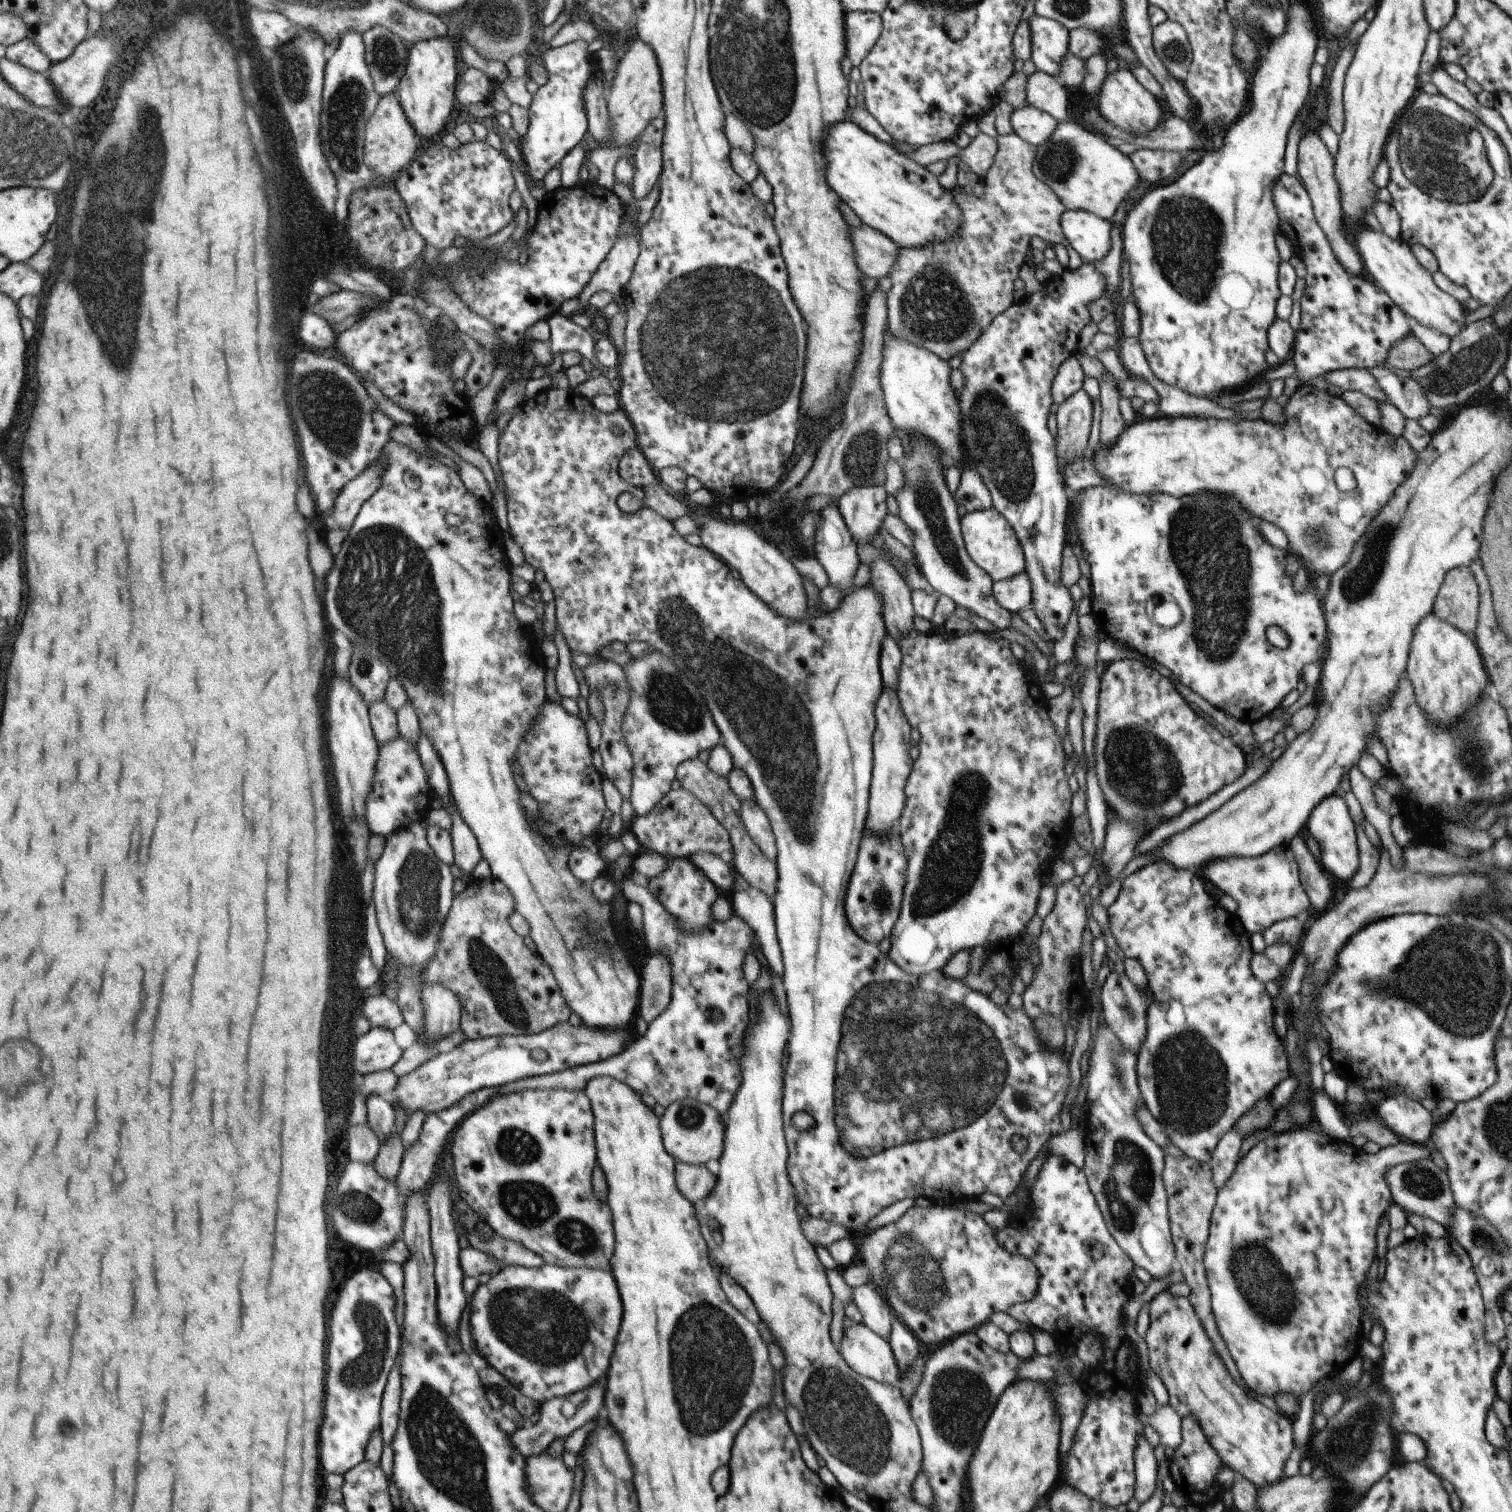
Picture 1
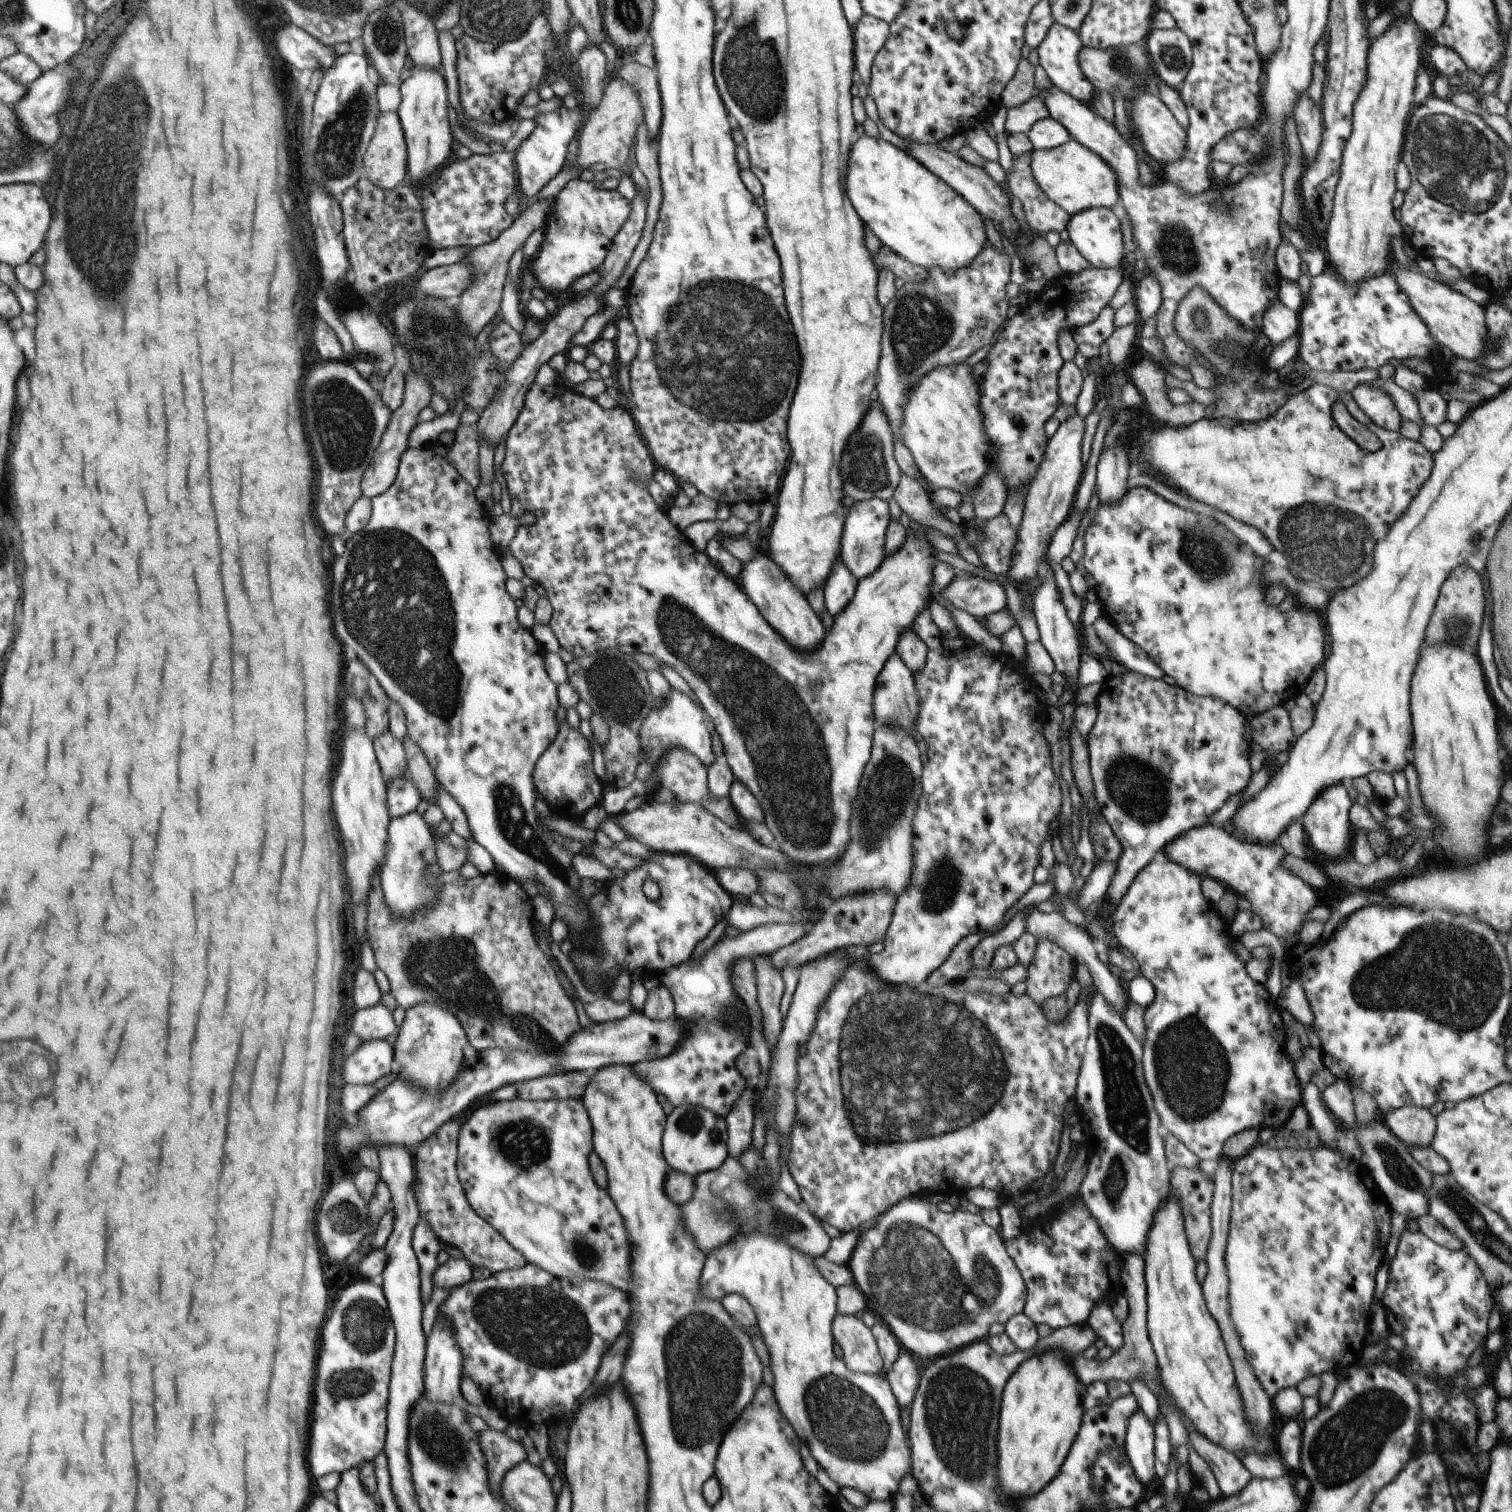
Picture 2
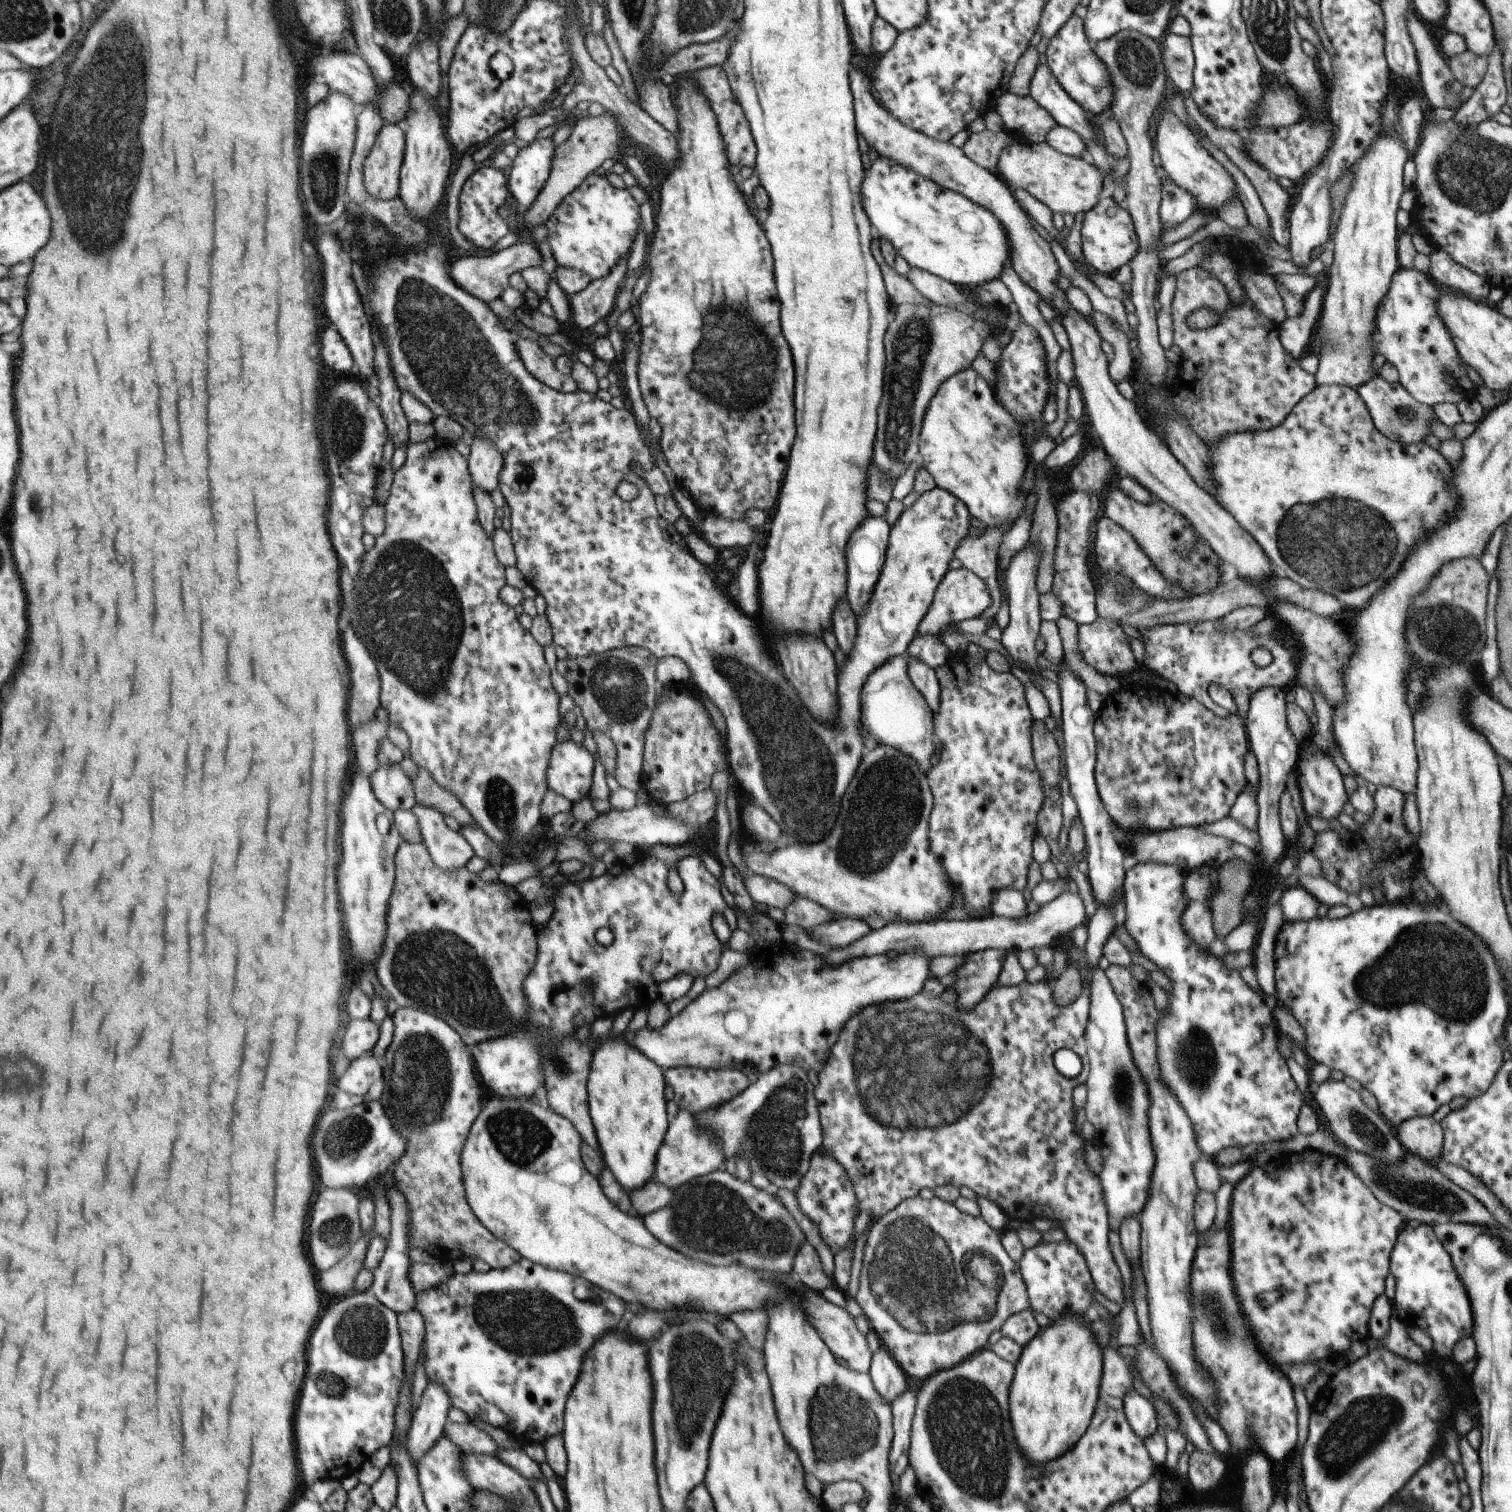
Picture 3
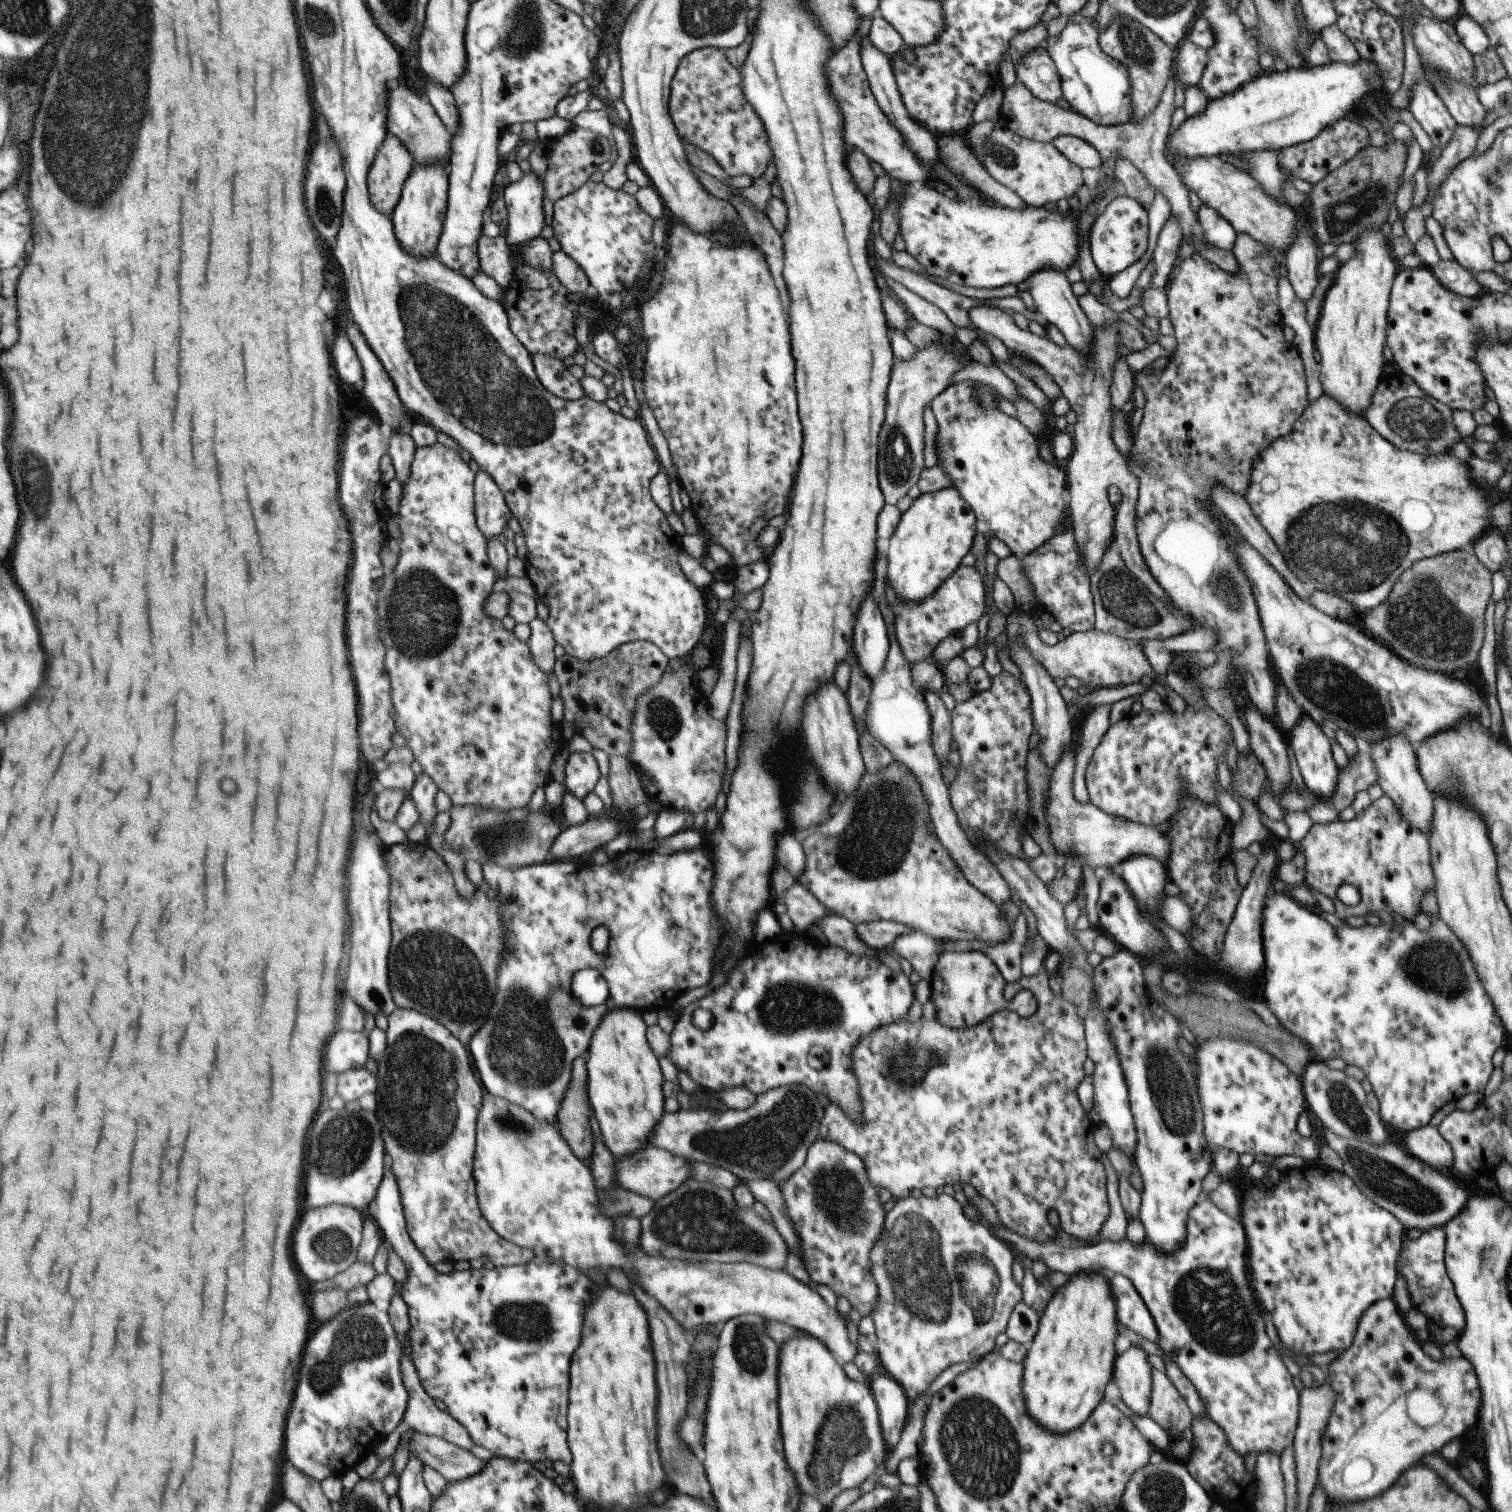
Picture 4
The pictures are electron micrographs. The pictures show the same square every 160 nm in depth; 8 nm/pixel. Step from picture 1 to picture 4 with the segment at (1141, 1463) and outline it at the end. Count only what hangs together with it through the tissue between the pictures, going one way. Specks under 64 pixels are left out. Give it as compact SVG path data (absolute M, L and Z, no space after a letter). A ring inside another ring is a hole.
M1131 1345L1125 1352L1115 1358L1113 1366L1113 1383L1119 1388L1121 1400L1129 1410L1143 1416L1148 1412L1152 1367L1147 1361L1148 1354L1139 1347Z

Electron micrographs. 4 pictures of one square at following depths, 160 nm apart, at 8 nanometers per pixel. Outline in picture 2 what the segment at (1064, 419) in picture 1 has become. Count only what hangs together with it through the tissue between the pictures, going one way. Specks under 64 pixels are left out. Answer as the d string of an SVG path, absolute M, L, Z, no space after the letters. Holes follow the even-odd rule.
M1076 414L1059 423L1055 432L1046 442L1045 452L1028 484L1024 499L1022 519L1016 528L1016 541L1013 545L1010 565L1006 575L1019 589L1024 581L1038 574L1045 557L1049 539L1054 530L1068 518L1078 488L1084 464L1081 463L1081 437L1083 436L1083 417Z

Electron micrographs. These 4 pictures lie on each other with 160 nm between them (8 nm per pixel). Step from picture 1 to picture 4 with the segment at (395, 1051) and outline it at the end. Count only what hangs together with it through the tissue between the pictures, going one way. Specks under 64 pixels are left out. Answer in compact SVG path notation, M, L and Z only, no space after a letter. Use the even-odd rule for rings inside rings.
M365 1067L351 1069L339 1075L339 1094L345 1102L359 1100L364 1094L378 1091L378 1077L373 1076Z

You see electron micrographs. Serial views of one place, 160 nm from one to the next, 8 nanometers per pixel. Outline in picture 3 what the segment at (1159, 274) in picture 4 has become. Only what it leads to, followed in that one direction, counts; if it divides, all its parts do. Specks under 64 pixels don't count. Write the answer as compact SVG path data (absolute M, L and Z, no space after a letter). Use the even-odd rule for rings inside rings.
M1170 180L1160 187L1160 216L1161 232L1165 228L1175 228L1185 222L1197 206L1191 196L1176 187Z

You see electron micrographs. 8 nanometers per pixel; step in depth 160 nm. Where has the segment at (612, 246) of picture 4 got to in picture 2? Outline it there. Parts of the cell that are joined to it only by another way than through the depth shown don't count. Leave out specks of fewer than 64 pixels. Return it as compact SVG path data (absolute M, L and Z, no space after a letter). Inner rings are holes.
M579 179L568 181L553 198L554 207L543 226L544 238L536 252L532 276L542 290L561 292L580 276L597 271L631 205L617 189L598 190L592 182Z

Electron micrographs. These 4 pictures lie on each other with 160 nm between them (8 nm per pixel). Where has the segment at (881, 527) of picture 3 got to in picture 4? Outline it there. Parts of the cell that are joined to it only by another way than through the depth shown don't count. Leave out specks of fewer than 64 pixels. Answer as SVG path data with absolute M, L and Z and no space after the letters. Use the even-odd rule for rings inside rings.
M871 596L863 600L859 610L861 612L857 614L857 622L855 622L853 652L855 652L855 660L861 662L863 676L868 677L871 684L871 681L884 669L888 645L887 633L881 613L876 602L871 600Z

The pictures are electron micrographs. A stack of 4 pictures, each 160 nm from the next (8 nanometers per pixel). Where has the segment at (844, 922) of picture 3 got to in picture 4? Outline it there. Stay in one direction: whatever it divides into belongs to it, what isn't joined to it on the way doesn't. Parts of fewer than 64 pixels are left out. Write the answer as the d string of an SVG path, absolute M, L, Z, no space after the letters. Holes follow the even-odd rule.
M873 921L854 925L859 938L872 949L887 950L898 936L909 933L910 928L891 921Z

